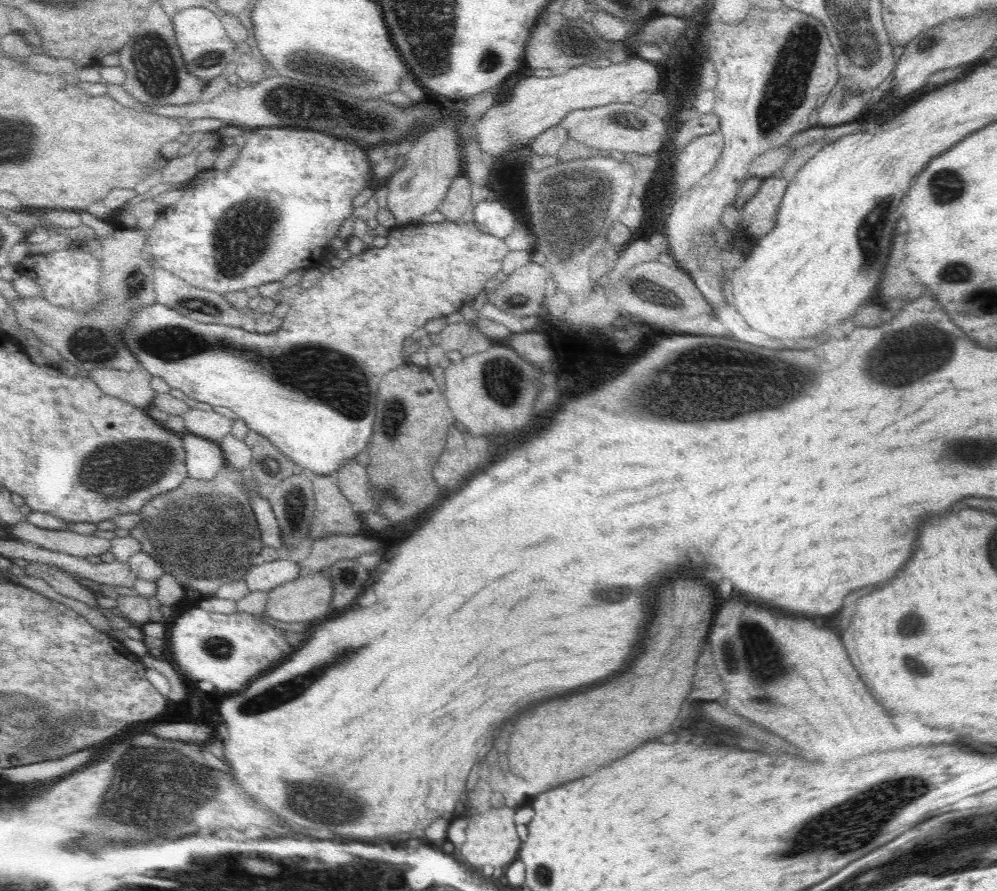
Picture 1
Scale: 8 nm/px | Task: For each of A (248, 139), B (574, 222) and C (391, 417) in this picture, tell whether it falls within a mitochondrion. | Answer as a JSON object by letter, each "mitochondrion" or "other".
{"A":"other","B":"mitochondrion","C":"mitochondrion"}

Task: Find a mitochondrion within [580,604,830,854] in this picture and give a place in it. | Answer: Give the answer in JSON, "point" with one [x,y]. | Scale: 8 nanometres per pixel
{"point":[755,638]}

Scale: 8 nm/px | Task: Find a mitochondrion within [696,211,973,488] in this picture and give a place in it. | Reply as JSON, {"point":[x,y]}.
{"point":[928,352]}

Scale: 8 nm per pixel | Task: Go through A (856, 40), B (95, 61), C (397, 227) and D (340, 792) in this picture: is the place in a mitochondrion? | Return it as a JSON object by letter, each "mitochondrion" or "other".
{"A":"mitochondrion","B":"other","C":"other","D":"mitochondrion"}

